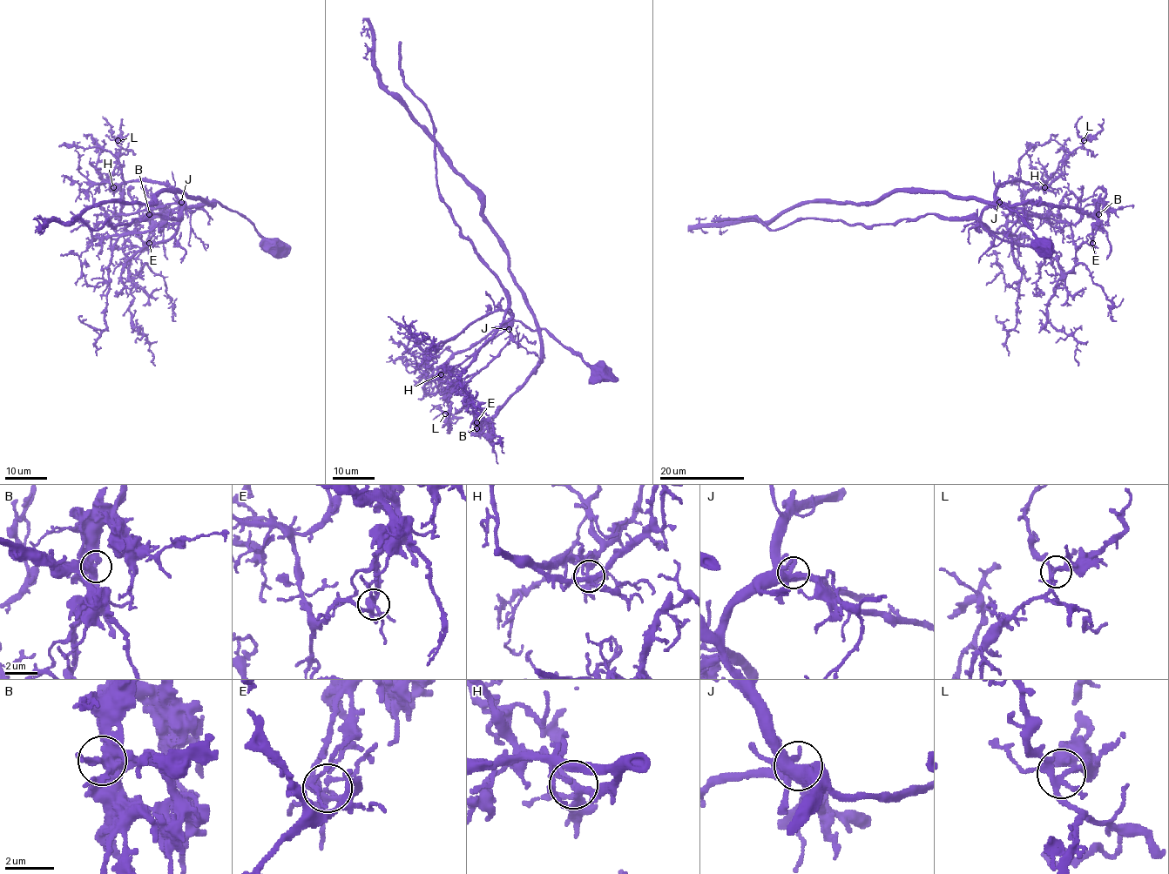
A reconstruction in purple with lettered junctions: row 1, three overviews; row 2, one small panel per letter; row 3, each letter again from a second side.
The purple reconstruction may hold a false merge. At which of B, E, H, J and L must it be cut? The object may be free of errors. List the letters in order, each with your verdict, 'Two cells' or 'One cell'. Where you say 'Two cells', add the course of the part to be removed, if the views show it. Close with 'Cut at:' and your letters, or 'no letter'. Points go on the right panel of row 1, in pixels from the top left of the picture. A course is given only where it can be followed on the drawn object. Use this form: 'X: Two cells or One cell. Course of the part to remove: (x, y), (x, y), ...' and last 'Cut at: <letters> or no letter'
B: One cell
E: Two cells. Course of the part to remove: (1092, 243), (1097, 215), (940, 192), (799, 203), (769, 222), (701, 224), (692, 232)
H: One cell
J: One cell
L: One cell
Cut at: E

